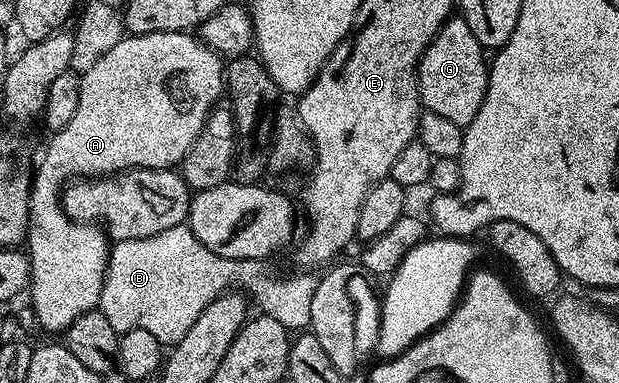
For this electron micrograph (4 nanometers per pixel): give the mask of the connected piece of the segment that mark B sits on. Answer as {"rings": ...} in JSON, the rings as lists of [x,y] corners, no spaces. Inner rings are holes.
{"rings":[[[189,226],[164,229],[164,233],[156,233],[152,237],[117,241],[111,246],[109,265],[106,268],[104,289],[101,290],[101,310],[108,323],[118,334],[130,332],[132,329],[147,329],[164,345],[178,343],[180,337],[188,333],[193,322],[217,296],[225,294],[236,285],[259,306],[259,312],[275,318],[289,331],[302,331],[309,328],[312,315],[313,294],[319,276],[310,271],[296,271],[294,275],[280,275],[271,260],[244,258],[234,259],[220,257],[207,246],[200,243],[196,233]]]}

